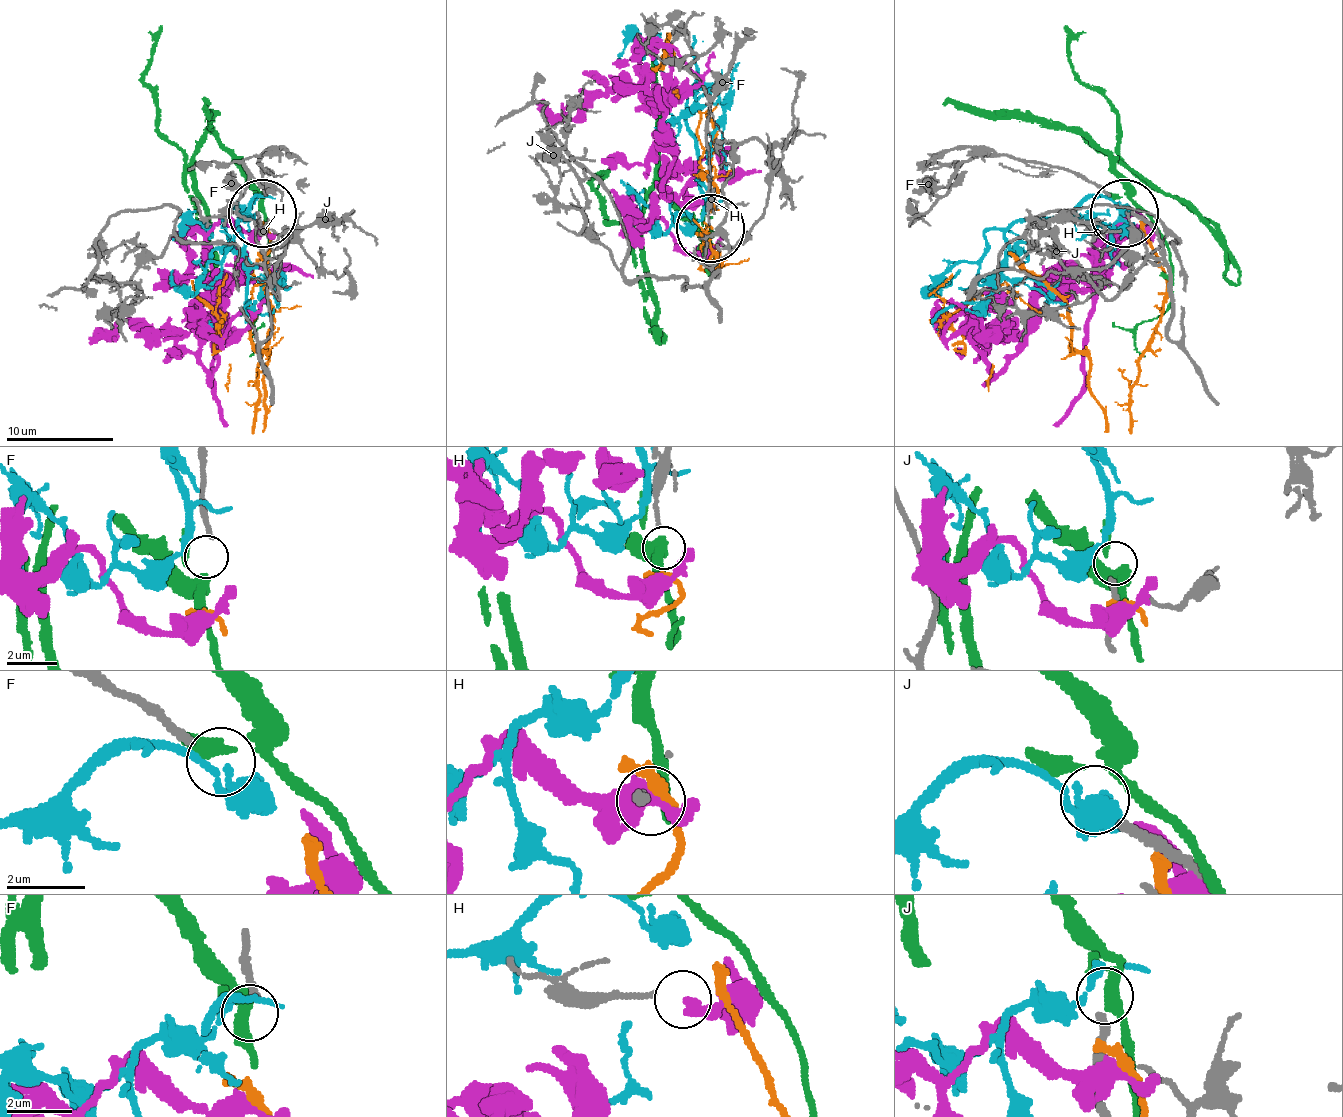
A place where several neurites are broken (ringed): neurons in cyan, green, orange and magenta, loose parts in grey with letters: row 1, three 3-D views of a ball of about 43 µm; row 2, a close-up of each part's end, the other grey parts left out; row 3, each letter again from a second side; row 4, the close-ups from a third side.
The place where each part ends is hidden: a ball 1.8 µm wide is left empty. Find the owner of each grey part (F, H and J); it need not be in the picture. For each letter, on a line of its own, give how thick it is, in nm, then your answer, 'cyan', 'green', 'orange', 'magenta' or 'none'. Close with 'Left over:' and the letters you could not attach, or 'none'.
F: 190 nm | none
H: 160 nm | none
J: 240 nm | cyan
Left over: F, H

